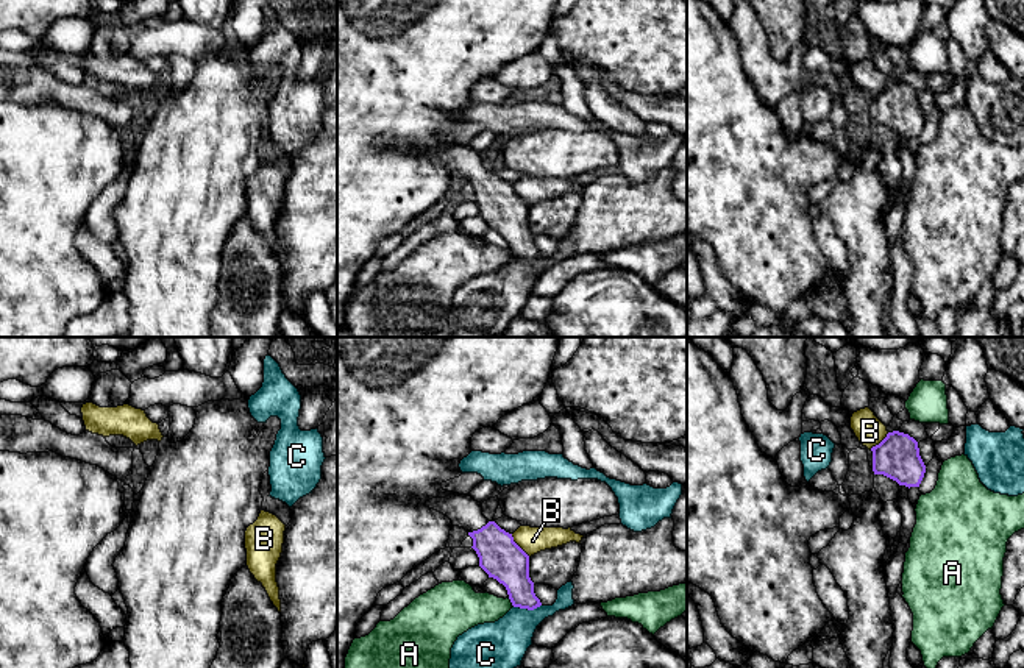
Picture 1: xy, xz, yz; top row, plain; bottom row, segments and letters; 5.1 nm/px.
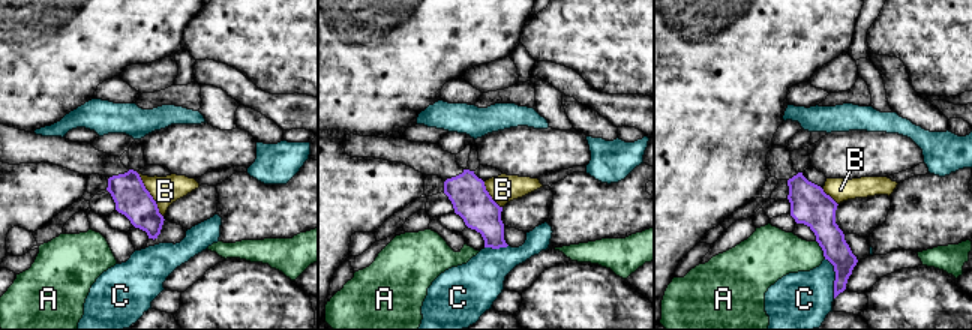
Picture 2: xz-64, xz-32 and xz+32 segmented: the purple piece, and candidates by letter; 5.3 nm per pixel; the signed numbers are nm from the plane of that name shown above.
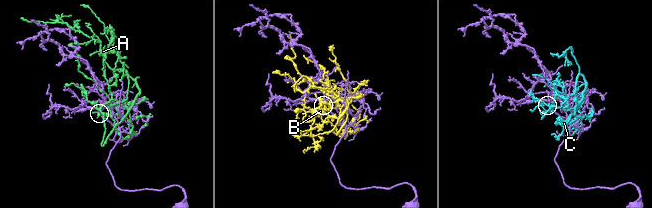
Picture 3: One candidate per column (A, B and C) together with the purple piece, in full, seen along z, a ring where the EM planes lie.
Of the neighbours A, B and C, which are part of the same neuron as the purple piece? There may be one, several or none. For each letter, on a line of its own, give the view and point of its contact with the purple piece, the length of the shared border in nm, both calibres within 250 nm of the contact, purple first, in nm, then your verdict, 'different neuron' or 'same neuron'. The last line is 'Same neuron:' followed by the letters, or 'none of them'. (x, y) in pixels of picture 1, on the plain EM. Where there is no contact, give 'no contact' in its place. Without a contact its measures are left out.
A: xz (511, 252) | 50 nm | 220/200 nm | different neuron
B: xz (517, 195) | 160 nm | 220/140 nm | different neuron
C: xz (526, 258) | 150 nm | 200/260 nm | different neuron
Same neuron: none of them

